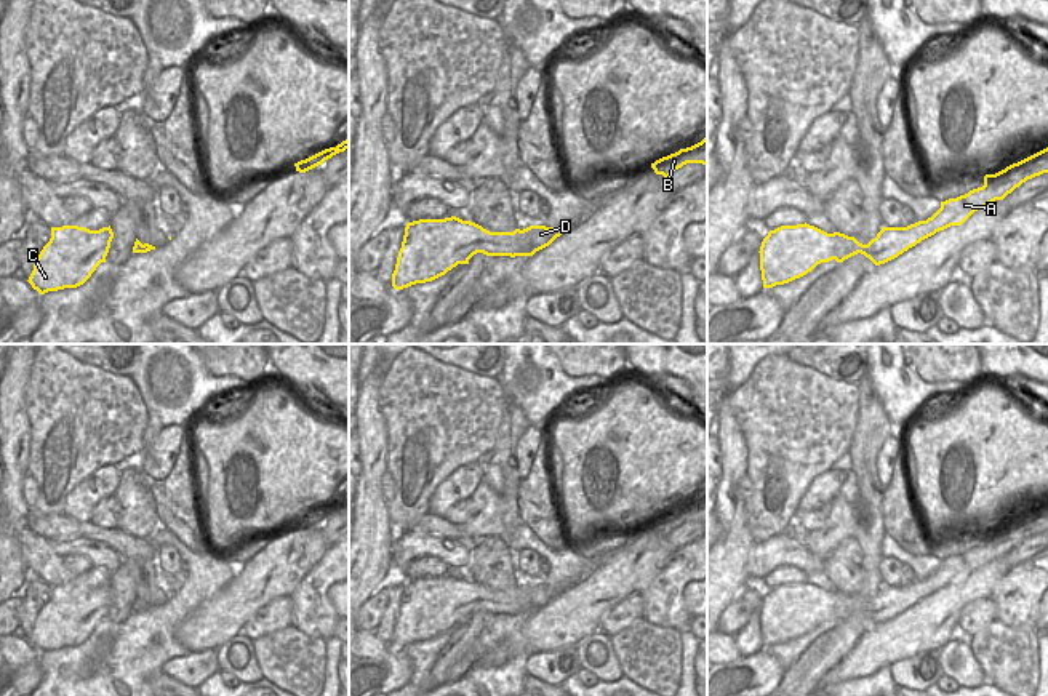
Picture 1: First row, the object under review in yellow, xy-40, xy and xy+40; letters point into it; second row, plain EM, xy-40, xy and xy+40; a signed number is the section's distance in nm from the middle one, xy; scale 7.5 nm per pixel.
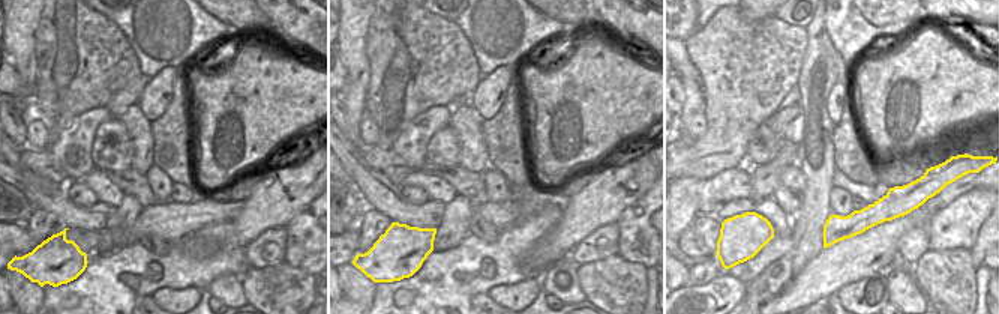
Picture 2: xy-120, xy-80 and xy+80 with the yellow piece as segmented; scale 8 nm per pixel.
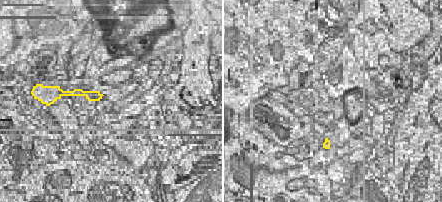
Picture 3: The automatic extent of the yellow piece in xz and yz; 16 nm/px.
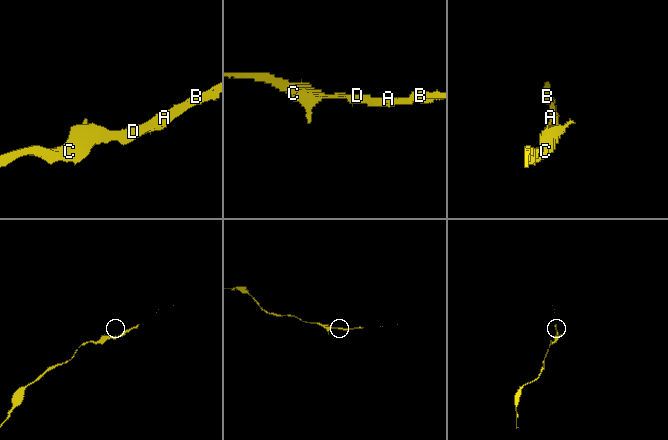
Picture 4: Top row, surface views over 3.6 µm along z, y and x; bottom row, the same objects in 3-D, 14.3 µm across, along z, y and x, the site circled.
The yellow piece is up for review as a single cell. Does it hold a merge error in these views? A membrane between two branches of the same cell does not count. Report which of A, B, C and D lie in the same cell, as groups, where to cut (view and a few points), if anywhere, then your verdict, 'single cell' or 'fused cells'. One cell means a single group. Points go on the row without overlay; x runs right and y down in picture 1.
groups A B C D; cut none; single cell

